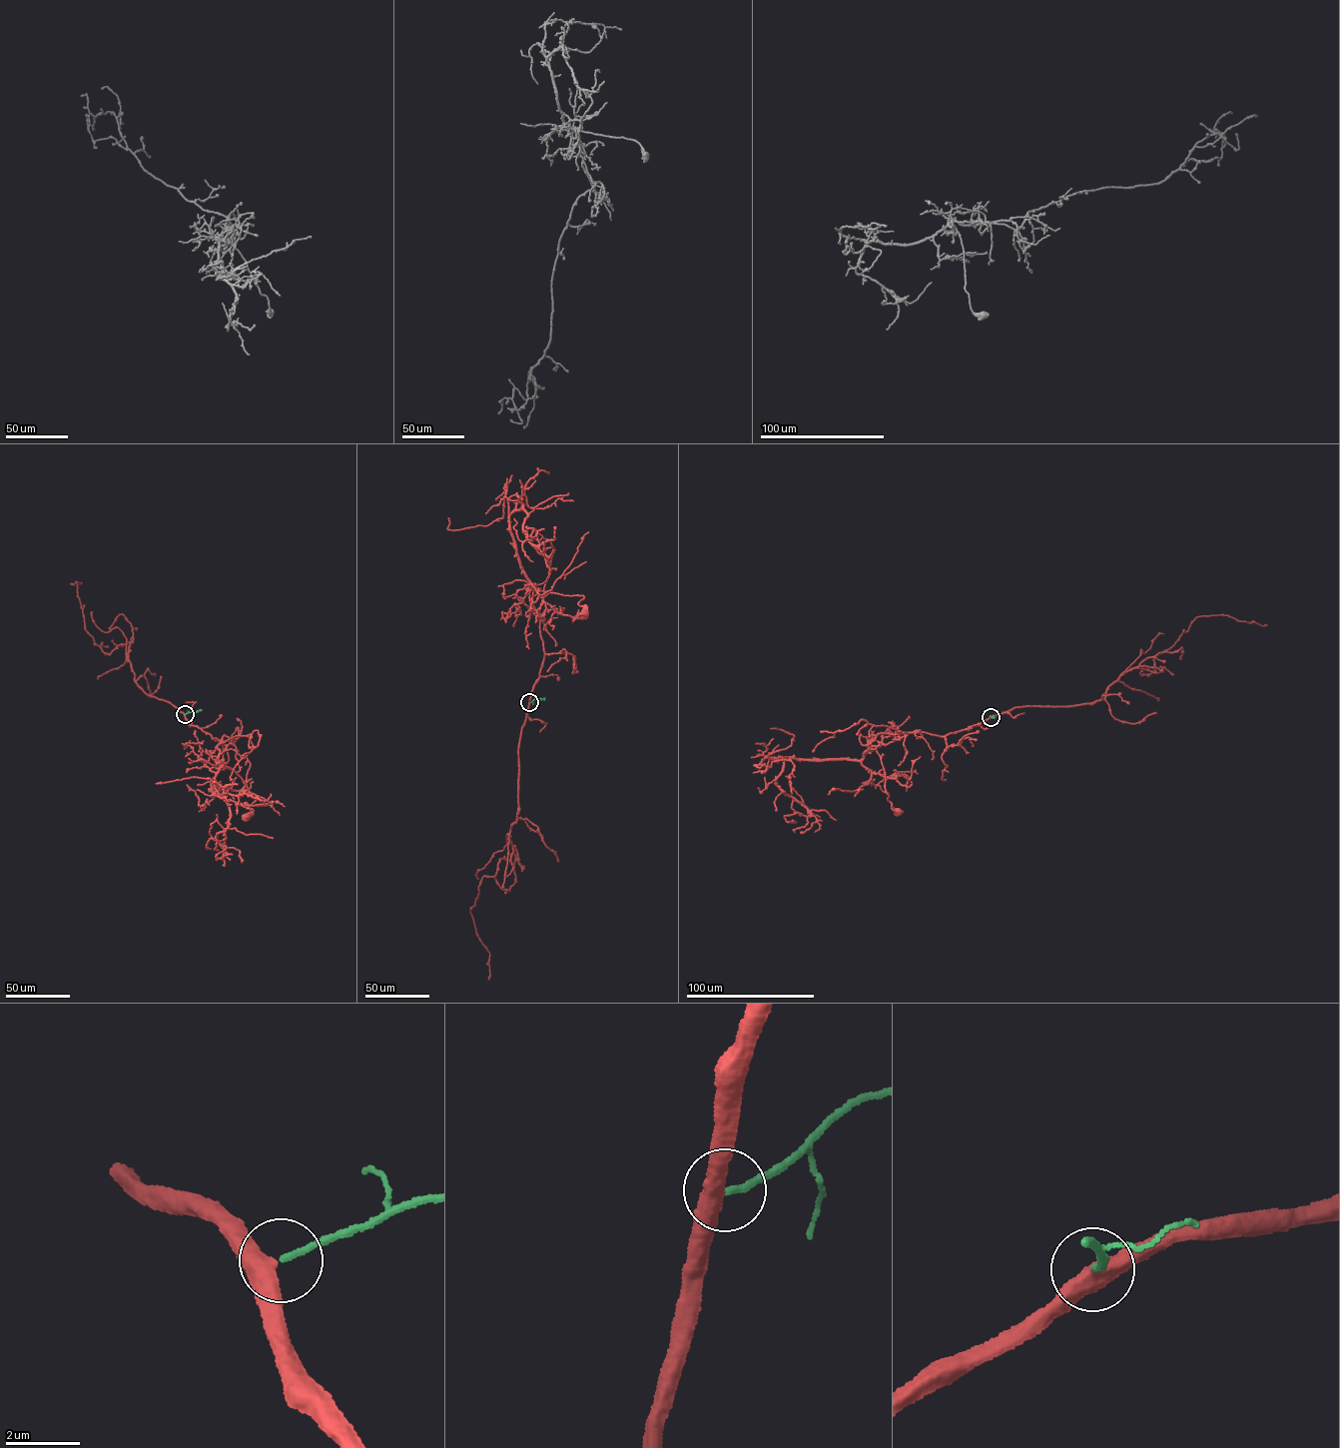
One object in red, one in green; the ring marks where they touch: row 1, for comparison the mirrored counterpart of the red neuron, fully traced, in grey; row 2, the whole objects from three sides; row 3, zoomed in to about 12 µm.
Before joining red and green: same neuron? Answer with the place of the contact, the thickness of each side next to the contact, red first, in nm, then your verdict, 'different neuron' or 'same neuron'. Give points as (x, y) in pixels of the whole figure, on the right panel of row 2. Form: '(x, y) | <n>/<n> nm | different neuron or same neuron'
(991, 717) | 480/170 nm | same neuron

